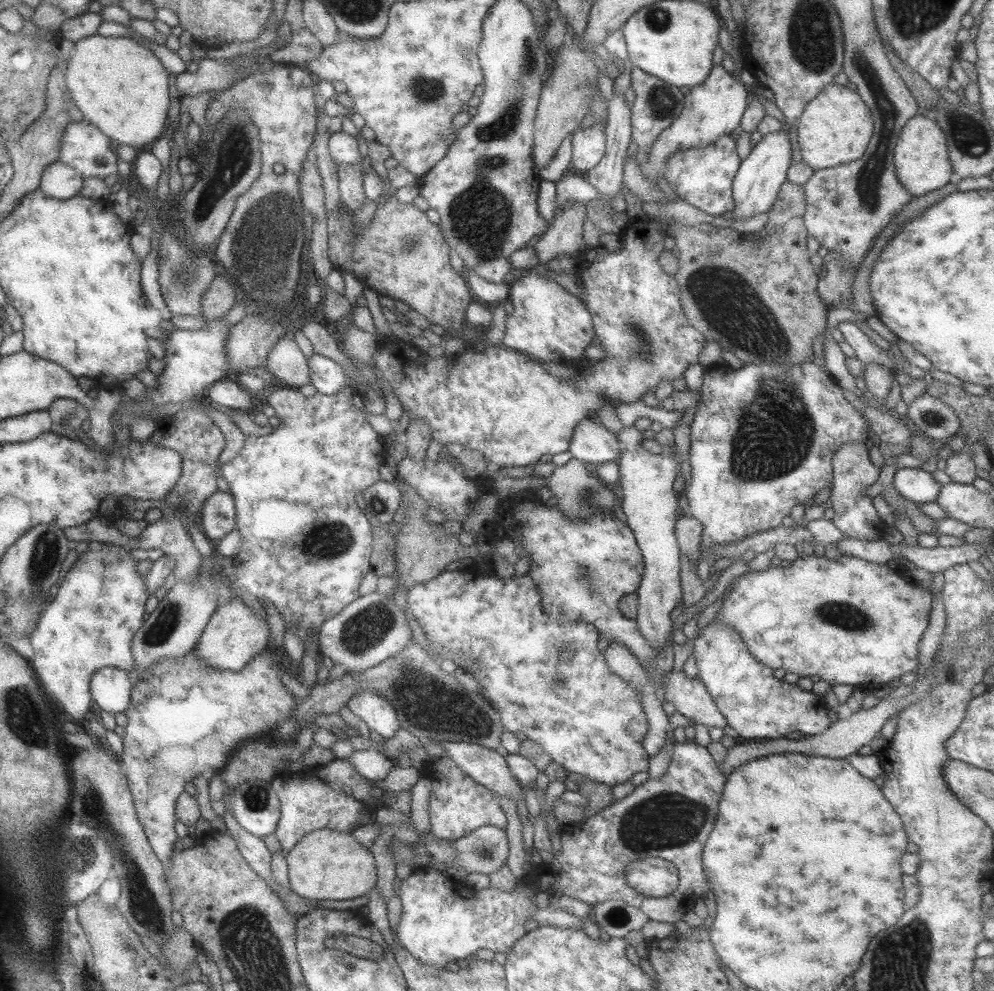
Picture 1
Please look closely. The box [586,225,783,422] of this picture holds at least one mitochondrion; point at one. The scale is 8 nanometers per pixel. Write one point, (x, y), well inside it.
(640, 344)

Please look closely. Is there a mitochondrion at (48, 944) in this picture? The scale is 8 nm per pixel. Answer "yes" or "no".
no

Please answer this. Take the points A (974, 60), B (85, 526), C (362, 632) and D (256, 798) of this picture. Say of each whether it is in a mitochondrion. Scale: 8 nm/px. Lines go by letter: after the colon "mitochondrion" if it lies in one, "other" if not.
A: other
B: other
C: mitochondrion
D: mitochondrion

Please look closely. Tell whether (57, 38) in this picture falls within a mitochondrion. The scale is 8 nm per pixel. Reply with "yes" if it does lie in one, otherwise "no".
no

